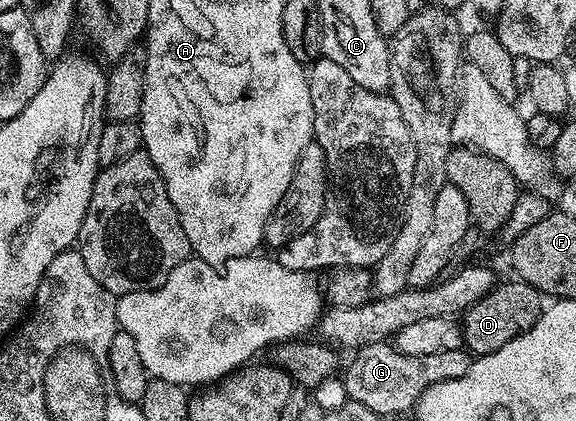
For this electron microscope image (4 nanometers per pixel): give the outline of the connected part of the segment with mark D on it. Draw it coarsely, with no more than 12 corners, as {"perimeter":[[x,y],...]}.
{"perimeter":[[523,280],[497,283],[462,313],[473,357],[502,350],[545,307]]}

